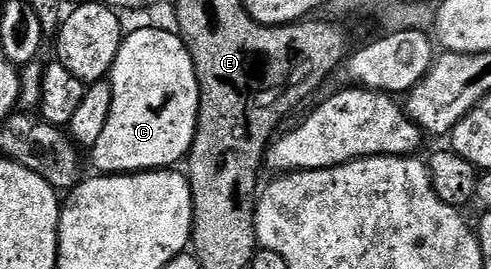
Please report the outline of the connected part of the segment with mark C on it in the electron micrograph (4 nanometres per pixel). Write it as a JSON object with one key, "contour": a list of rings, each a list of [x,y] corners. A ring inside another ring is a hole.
{"contour":[[[173,29],[170,30],[134,30],[123,37],[120,52],[108,75],[112,88],[108,124],[104,124],[104,132],[100,132],[100,140],[96,140],[92,148],[94,170],[103,175],[174,168],[179,165],[178,161],[181,163],[190,153],[198,127],[200,88],[190,50],[181,37]]]}

